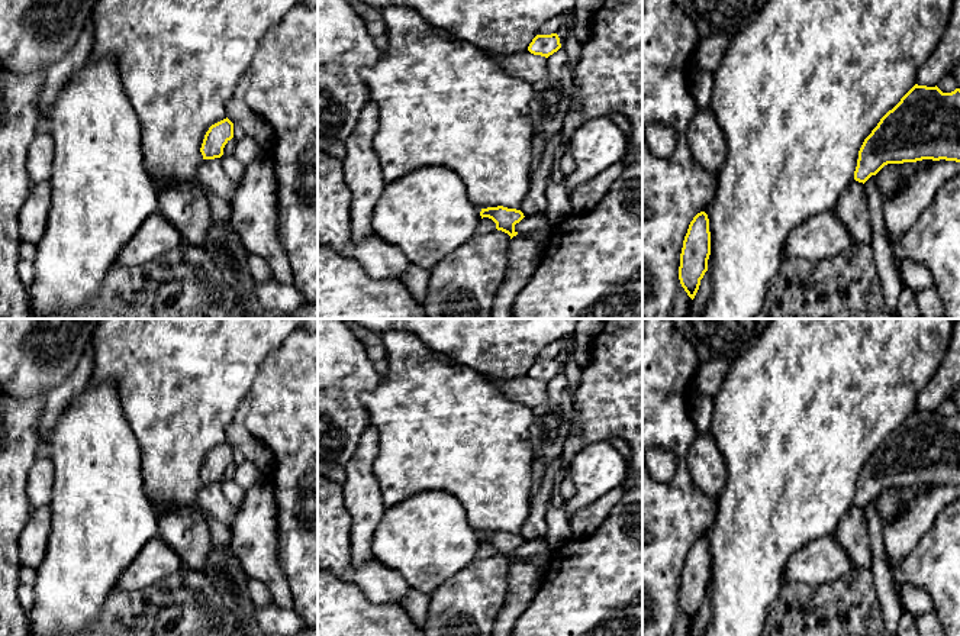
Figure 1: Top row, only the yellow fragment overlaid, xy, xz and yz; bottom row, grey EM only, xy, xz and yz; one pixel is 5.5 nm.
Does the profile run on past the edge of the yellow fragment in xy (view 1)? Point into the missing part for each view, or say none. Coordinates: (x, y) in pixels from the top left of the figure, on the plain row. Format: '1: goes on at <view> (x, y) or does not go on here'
1: does not go on here

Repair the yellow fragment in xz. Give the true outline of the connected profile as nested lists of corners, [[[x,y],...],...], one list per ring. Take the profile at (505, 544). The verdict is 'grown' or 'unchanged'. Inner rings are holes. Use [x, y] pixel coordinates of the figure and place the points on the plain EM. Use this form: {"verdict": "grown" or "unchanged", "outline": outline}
{"verdict": "unchanged", "outline": [[[503,530],[481,533],[480,540],[481,543],[492,543],[496,548],[496,553],[508,558],[510,564],[518,559],[515,549],[525,542],[521,535]]]}

